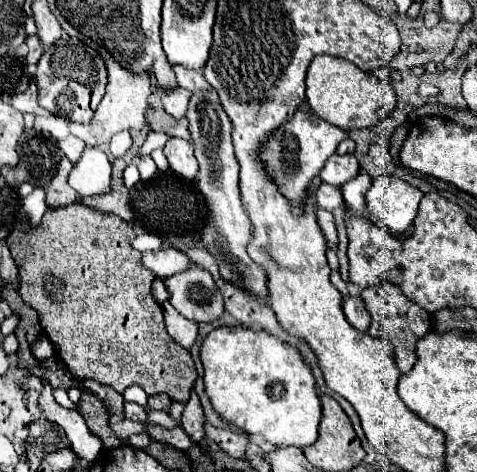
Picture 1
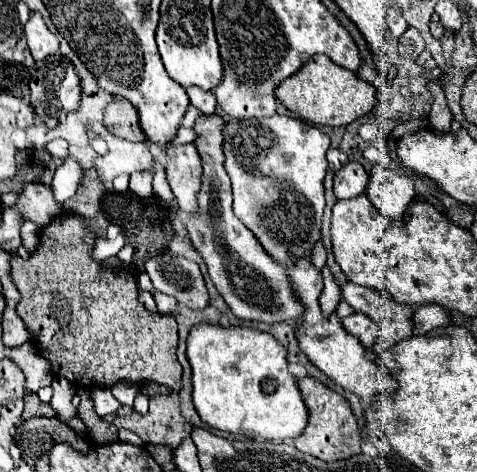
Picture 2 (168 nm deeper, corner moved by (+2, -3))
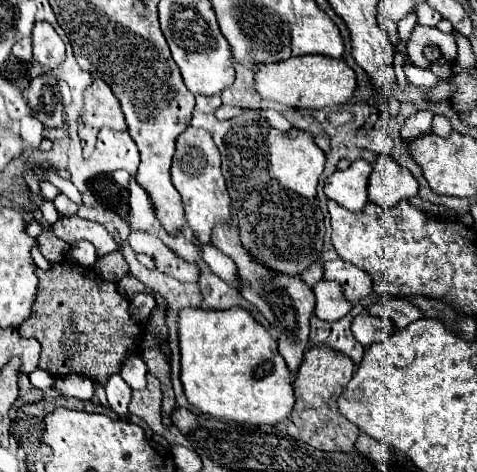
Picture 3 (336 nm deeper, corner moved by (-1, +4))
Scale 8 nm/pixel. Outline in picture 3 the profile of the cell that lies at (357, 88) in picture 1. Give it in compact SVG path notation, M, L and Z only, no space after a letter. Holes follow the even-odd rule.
M301 55L281 63L259 65L255 71L255 87L263 99L271 99L287 107L325 109L349 103L357 89L357 79L355 71L343 59L333 59L327 55Z

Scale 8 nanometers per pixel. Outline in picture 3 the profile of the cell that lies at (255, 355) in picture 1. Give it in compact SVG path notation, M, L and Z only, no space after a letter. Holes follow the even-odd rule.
M183 309L179 313L179 347L181 347L181 381L185 397L201 413L215 419L227 419L249 425L277 425L289 419L295 407L293 373L287 369L283 357L277 351L277 341L271 333L255 321L247 309L227 311L205 311L205 309Z

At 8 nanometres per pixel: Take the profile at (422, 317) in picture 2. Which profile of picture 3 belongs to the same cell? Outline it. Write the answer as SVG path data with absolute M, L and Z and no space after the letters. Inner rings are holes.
M385 299L385 301L379 301L375 305L369 305L367 311L381 315L381 317L387 317L387 319L393 319L397 329L405 329L409 323L423 319L421 309L417 309L407 299Z

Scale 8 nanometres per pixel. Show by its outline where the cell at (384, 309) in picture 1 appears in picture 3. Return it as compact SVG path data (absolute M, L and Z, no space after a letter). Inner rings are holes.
M343 259L325 261L325 279L339 281L343 285L343 293L347 299L367 299L375 293L371 277L357 269L355 265L345 263Z

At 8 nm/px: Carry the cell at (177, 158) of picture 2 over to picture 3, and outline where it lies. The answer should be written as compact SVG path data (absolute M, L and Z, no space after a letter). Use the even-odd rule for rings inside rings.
M187 127L177 137L177 151L171 165L171 177L175 189L181 193L181 203L185 209L185 217L189 229L195 239L201 243L209 243L211 229L219 221L229 221L231 217L231 199L225 187L225 177L221 173L221 157L219 149L211 139L211 133L195 127Z

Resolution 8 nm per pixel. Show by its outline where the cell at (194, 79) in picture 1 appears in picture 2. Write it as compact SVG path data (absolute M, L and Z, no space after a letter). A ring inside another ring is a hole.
M188 88L186 90L188 96L190 96L190 102L192 106L196 106L200 112L204 114L212 114L214 108L216 108L216 98L212 92L204 92L200 88Z

